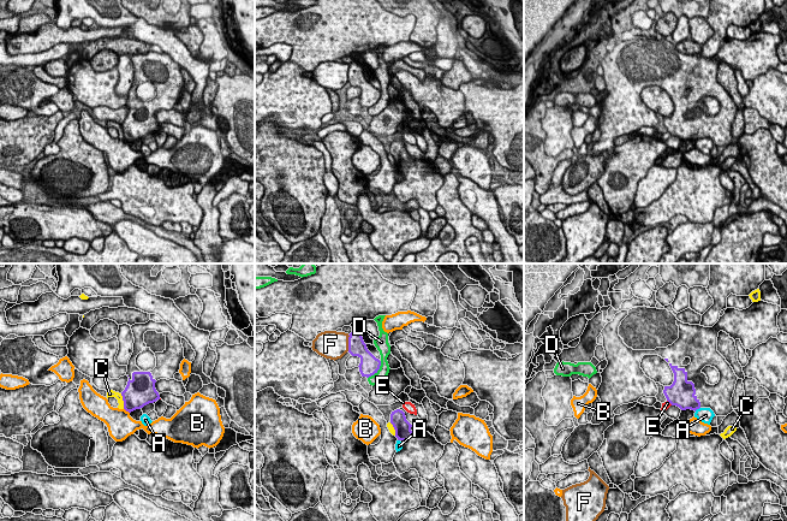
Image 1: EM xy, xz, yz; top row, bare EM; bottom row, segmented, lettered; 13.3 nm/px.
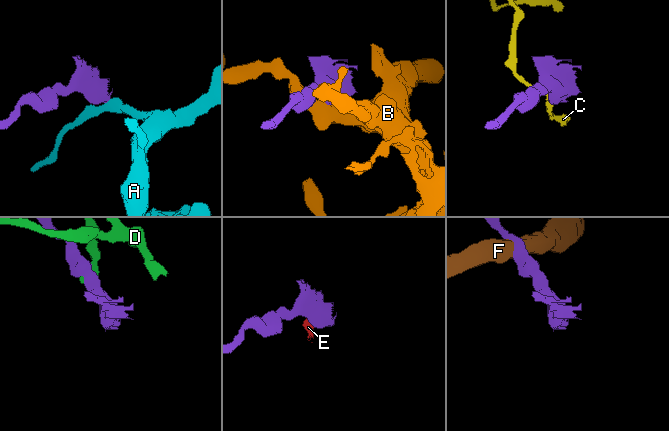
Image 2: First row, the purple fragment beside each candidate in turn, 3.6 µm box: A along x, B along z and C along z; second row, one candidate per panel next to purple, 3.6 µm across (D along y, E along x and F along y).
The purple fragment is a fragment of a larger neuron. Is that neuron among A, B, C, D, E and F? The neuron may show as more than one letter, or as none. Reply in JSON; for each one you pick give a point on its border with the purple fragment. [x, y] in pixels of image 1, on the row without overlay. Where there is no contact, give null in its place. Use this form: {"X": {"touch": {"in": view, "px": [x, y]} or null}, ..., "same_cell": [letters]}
{"same_cell": []}

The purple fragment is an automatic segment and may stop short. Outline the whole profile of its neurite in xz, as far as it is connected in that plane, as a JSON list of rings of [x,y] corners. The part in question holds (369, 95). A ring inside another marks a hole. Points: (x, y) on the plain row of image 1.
[[[352,60],[348,65],[348,83],[360,89],[359,102],[362,107],[371,107],[380,100],[381,91],[376,89],[366,78],[359,63]]]

